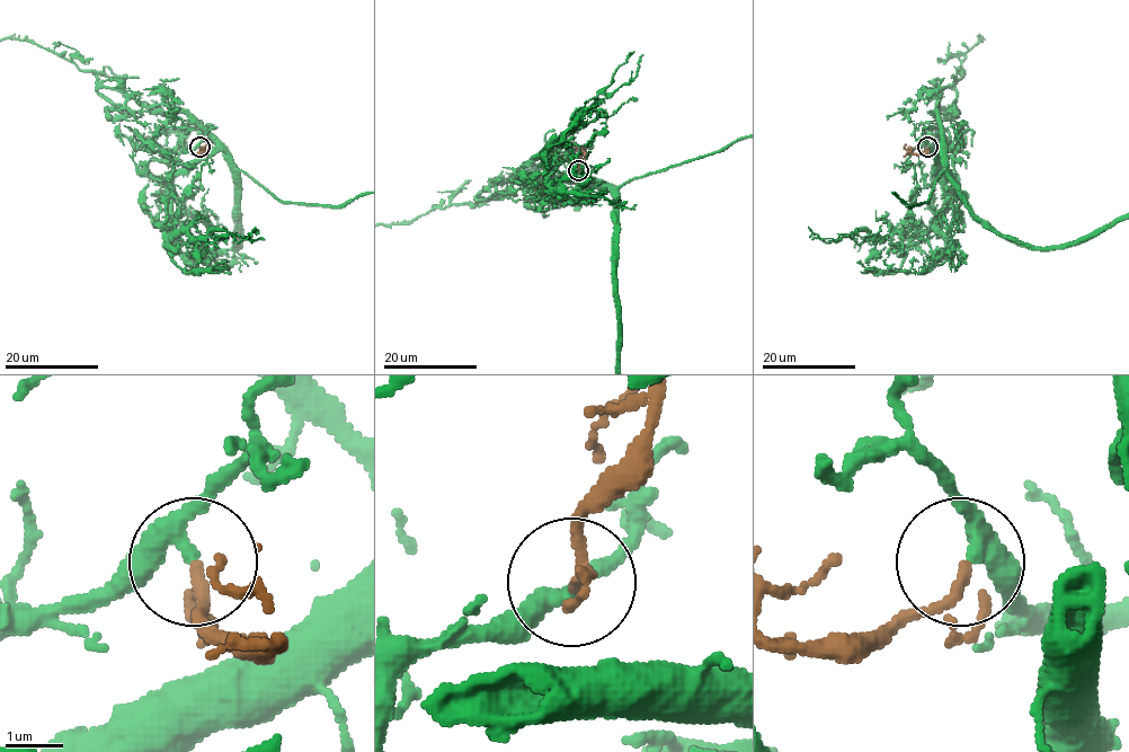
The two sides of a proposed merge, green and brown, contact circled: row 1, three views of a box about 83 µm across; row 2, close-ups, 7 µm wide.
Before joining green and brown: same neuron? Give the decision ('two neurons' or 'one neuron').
one neuron

